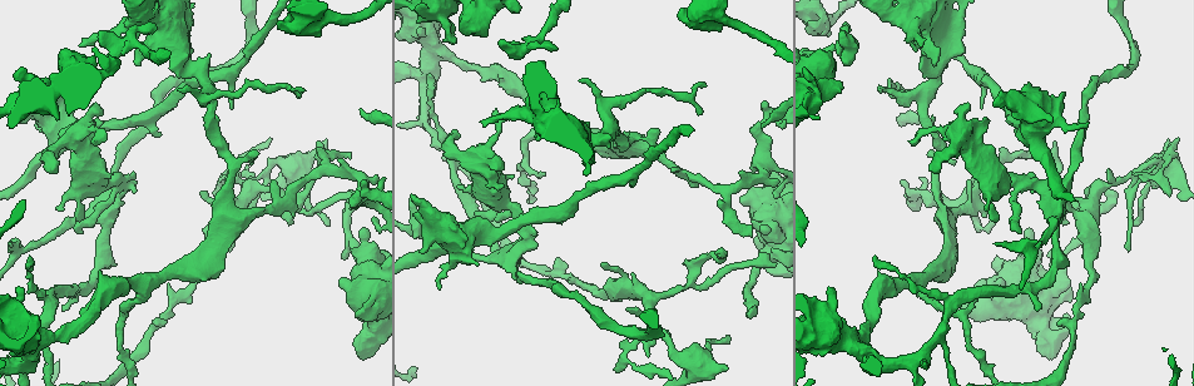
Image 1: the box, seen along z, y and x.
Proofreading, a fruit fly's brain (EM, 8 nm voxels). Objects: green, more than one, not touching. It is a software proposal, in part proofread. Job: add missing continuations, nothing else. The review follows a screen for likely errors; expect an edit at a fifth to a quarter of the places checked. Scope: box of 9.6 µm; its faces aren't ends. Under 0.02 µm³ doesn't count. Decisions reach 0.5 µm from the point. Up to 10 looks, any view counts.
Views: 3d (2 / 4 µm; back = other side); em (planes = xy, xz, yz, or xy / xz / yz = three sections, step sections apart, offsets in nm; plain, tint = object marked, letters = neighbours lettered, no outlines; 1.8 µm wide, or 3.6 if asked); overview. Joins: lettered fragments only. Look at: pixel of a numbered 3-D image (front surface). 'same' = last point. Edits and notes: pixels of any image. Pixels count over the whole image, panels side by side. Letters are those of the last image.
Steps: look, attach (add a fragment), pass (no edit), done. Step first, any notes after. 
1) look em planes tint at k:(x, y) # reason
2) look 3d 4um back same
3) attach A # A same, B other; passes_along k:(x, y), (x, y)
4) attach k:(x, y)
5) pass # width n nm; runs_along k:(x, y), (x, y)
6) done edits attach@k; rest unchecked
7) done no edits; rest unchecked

look 3d 2um at 1:(1110, 192) # an open end

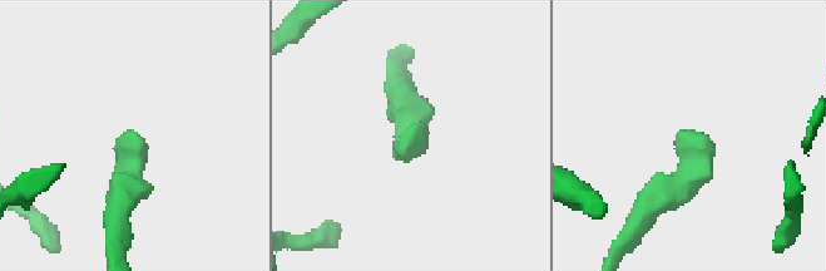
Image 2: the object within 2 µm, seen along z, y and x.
look em xz step 16 letters at 2:(134, 132) # now the EM

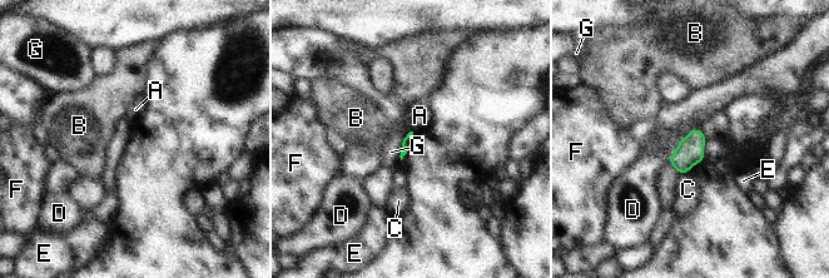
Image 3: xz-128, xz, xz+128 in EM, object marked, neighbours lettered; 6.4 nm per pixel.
pass # A other, B other, C other, D other, E other, F other, G other; border 3:(410, 130), (402, 140), (400, 159); none of them fits

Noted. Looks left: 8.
look 3d 2um at 1:(925, 93) # arms part here

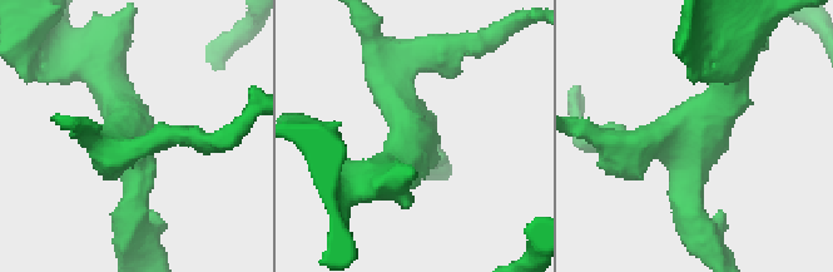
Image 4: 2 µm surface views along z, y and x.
look em planes letters at 4:(412, 135) # arms 3; arm_widths 220, 220, 280 nm

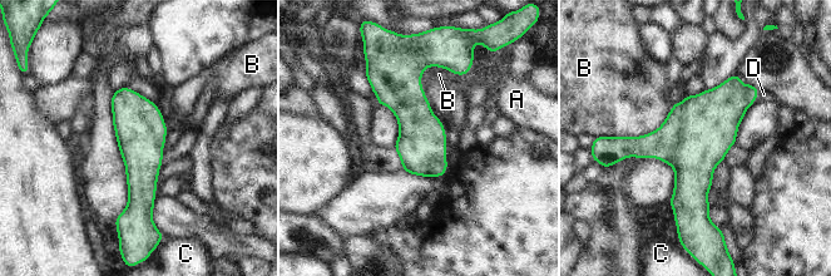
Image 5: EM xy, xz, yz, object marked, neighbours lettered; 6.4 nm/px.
attach D # width 320 nm; A other, B other, C other, D same; the cell continues

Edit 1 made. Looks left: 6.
look 3d 4um at 1:(841, 31) # an open end

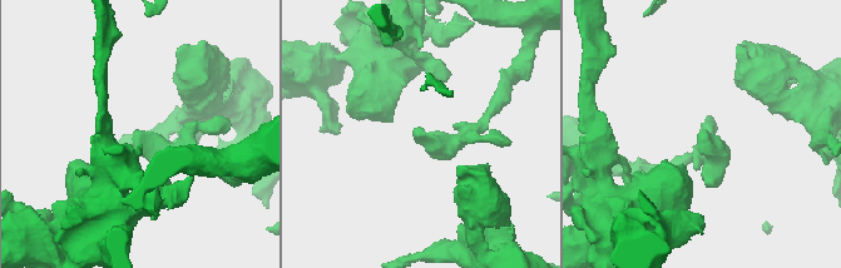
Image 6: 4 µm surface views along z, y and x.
look em planes tint at 6:(420, 129)

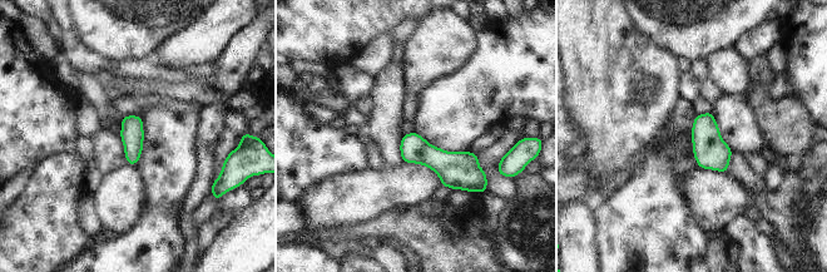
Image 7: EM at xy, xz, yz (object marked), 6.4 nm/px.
look em planes letters same # see the neighbours

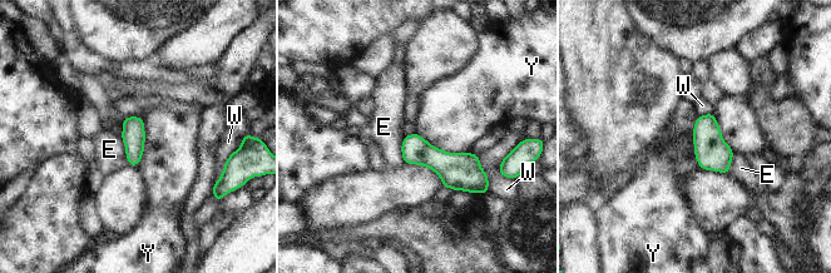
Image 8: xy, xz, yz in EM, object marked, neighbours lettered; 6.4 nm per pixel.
pass # longest_contact Y 400 nm; E other, W other, Y other; border 8:(416, 132), (448, 152), (473, 153); no lettered fragment goes on from it

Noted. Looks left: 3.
look 3d 4um at 1:(357, 313) # branch stops here

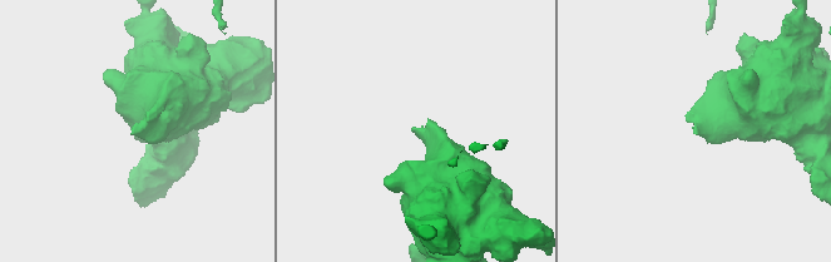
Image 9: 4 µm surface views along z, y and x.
look em planes plain at 9:(135, 133)

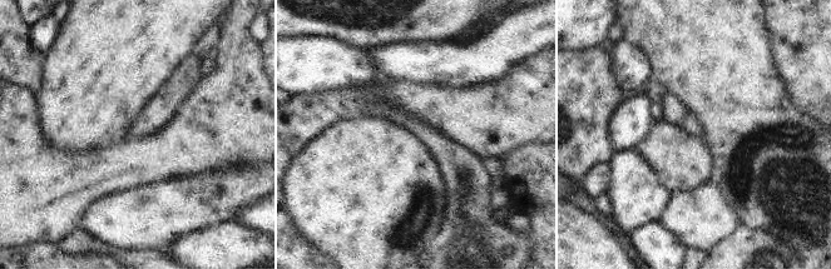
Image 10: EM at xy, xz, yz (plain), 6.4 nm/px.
look em planes letters same # see the neighbours

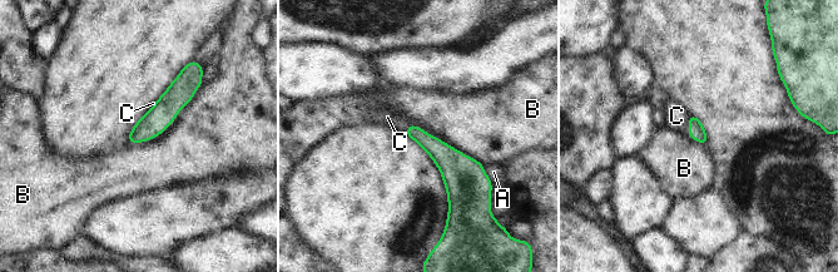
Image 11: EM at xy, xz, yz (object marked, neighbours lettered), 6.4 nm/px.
attach C # A other, B other, C same; passes_along 11:(697, 130), (689, 124), (677, 115); the cell continues

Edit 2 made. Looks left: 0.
done edits attach@5, attach@11; rest unchecked

